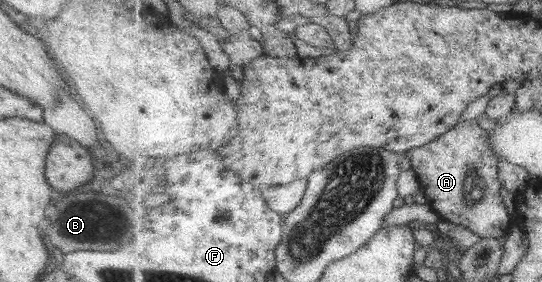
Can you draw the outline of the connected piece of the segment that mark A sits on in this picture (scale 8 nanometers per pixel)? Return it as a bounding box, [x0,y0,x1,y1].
[405,119,513,239]

